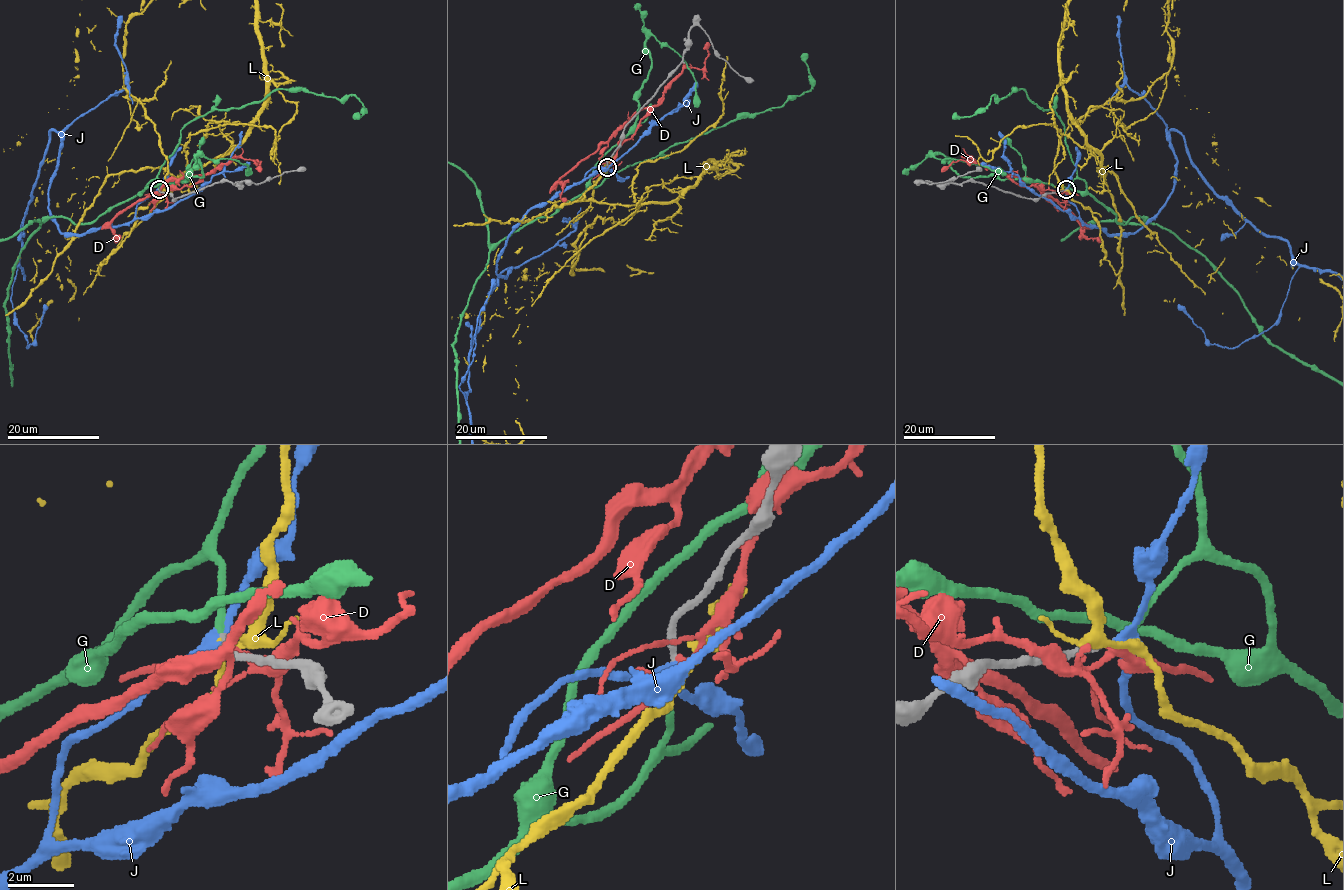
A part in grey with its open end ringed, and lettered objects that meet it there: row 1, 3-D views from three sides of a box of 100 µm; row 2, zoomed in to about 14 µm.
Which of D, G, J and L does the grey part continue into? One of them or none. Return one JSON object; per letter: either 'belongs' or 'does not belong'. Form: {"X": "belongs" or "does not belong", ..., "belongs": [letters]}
{"D": "does not belong", "G": "belongs", "J": "does not belong", "L": "does not belong", "belongs": ["G"]}

